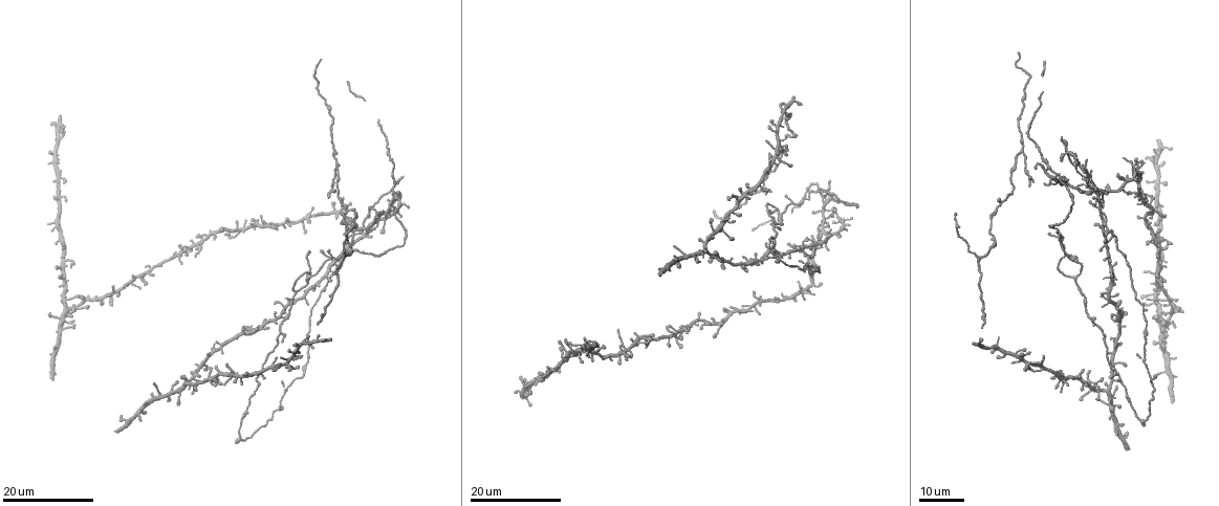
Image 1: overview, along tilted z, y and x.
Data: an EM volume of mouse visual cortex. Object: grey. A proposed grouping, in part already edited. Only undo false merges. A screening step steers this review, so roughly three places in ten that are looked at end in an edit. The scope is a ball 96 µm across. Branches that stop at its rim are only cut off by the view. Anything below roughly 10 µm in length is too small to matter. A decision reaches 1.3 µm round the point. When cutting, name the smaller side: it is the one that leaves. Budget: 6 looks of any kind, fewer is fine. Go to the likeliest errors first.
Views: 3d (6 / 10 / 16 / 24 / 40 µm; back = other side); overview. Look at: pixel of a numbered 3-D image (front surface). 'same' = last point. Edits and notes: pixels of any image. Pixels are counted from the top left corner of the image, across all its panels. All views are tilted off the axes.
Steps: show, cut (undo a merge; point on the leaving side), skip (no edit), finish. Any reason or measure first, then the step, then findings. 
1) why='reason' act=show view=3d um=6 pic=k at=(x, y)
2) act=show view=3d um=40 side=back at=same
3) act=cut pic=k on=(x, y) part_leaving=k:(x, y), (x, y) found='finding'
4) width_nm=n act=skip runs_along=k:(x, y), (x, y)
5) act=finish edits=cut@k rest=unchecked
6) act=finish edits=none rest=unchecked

why='four-way junction' act=show view=3d um=24 pic=1 at=(1054, 176)

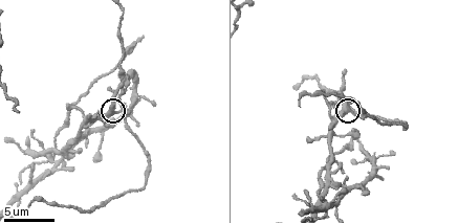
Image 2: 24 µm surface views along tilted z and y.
act=show view=3d um=10 pic=2 at=(347, 109)

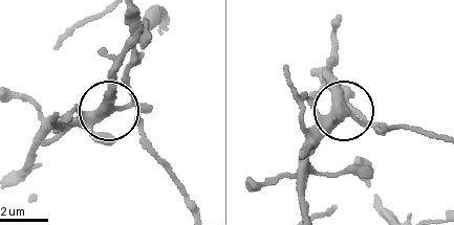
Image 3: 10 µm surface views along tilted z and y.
why='zoom in' act=show view=3d um=6 pic=3 at=(113, 108)

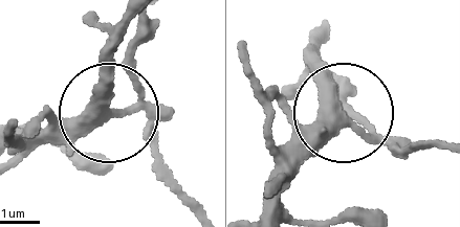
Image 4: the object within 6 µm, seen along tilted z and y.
act=skip found='continuous, no second neuron'

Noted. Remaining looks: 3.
why='four or more arms meet' act=show view=3d um=24 pic=1 at=(1104, 222)

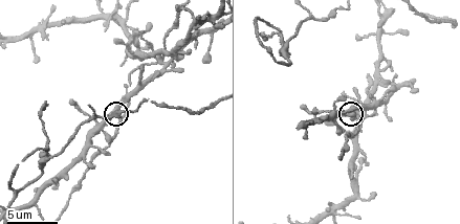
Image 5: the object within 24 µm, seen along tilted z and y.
act=show view=3d um=6 at=same

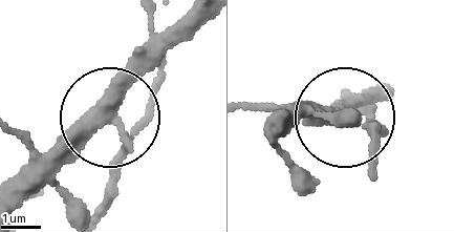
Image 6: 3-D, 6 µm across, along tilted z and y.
width_nm=340 act=skip runs_along=6:(14, 207), (109, 123), (121, 147), (108, 204) found='one neuron here'

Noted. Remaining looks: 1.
why='four or more arms meet' act=show view=3d um=16 pic=5 at=(368, 102)

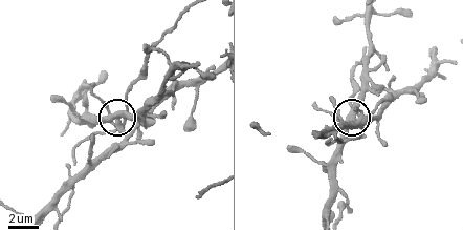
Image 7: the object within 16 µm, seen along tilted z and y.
arms=5 act=skip runs_along=7:(36, 217), (119, 140), (120, 121), (96, 136) found='all the same neuron'

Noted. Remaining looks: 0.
act=finish edits=none rest=unchecked

